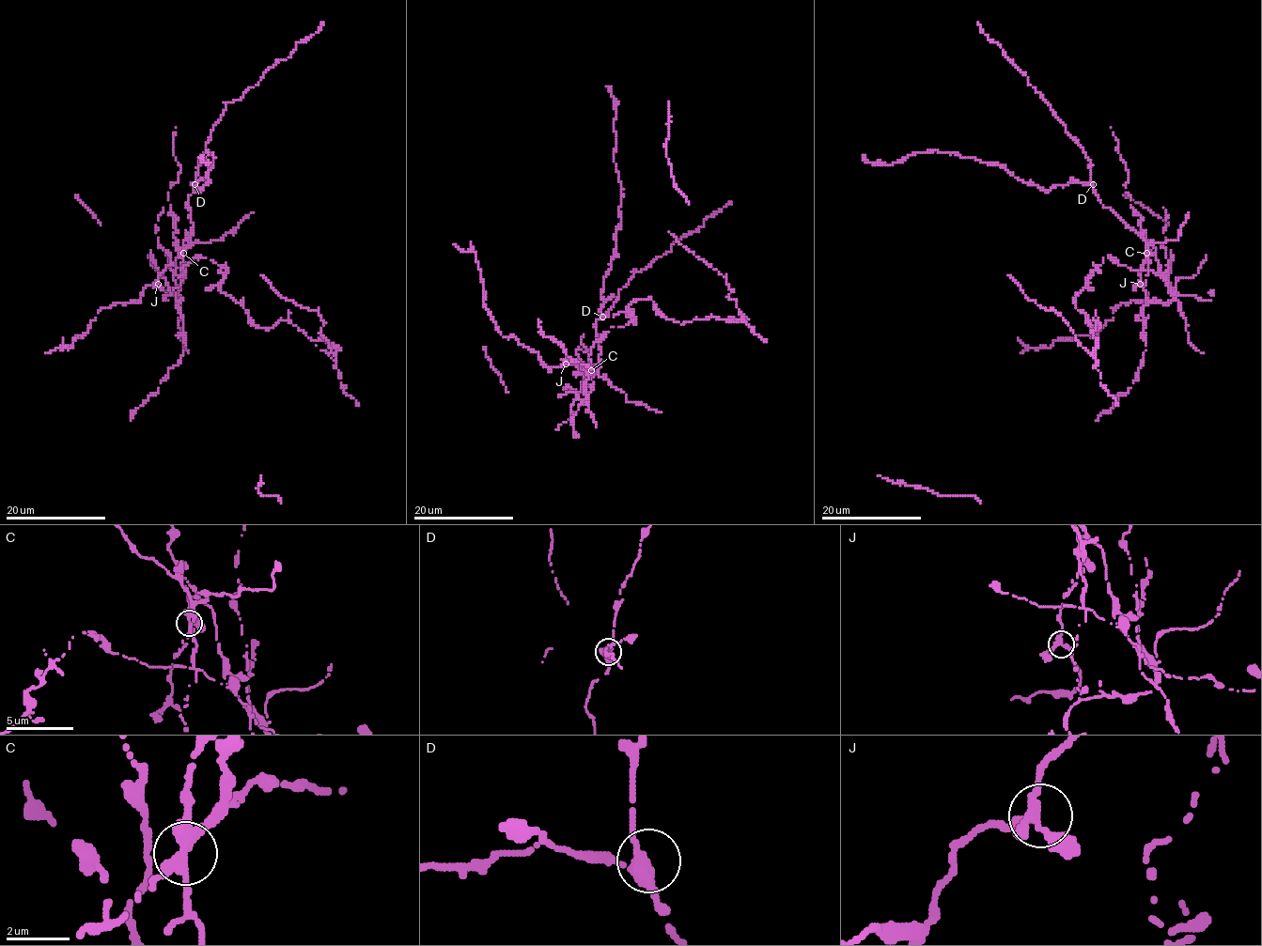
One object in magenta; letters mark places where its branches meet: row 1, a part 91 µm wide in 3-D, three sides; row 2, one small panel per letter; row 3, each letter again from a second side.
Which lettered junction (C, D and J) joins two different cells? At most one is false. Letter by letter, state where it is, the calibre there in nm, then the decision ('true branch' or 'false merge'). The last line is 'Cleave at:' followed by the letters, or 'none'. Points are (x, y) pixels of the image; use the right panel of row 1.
C: place (1146, 253); calibre 300 nm; false merge
D: place (1093, 184); calibre 320 nm; true branch
J: place (1140, 284); calibre 280 nm; true branch
Cleave at: C

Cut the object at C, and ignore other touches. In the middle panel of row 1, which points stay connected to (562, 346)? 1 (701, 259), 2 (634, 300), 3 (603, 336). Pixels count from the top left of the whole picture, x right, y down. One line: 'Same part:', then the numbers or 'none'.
Same part: 1, 2, 3

